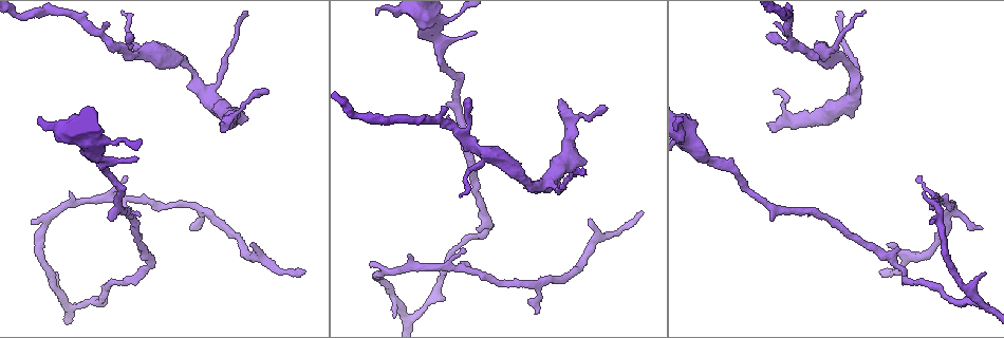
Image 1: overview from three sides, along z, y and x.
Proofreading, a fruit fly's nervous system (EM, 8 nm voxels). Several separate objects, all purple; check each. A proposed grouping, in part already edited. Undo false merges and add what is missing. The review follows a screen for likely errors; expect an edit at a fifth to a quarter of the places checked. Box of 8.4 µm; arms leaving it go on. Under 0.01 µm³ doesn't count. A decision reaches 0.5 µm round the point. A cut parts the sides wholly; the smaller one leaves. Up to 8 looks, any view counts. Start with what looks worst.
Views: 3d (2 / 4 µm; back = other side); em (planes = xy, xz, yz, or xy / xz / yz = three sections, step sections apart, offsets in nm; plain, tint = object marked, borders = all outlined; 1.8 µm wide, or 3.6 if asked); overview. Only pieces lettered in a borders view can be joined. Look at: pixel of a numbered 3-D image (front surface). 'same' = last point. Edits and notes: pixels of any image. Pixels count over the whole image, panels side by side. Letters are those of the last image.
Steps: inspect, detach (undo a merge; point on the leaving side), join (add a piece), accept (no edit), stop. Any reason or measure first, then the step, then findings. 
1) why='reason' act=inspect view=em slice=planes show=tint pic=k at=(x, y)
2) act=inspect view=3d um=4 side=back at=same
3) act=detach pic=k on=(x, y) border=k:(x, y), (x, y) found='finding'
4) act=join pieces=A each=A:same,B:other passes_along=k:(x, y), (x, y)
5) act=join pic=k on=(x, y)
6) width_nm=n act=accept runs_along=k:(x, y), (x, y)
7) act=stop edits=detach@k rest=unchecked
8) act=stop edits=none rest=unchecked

why='narrows sharply' act=inspect view=3d um=2 pic=1 at=(469, 146)

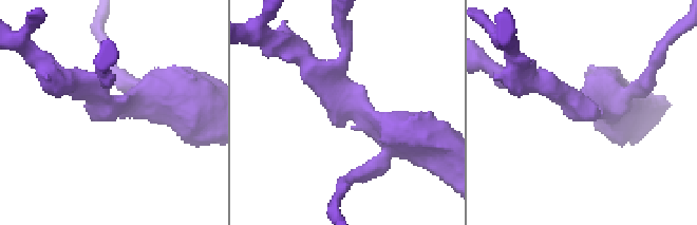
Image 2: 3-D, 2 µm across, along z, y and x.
arms=4 why='shape alone is not enough' act=inspect view=em slice=planes show=borders pic=2 at=(583, 106)

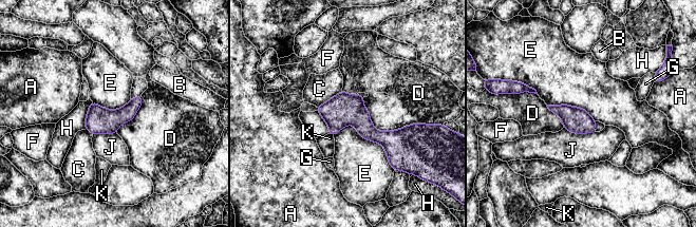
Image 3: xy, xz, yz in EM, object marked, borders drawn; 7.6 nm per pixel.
act=accept each=A:other,B:other,C:other,D:other,E:other,F:other,G:other,H:other,J:other,K:other border=3:(334, 135), (354, 126), (394, 170) found='one cell here'

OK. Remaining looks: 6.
why='an open end' act=inspect view=em slice=planes show=borders pic=1 at=(585, 162)

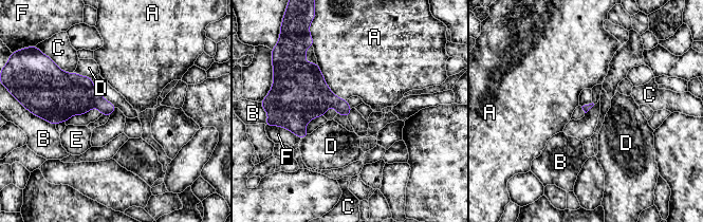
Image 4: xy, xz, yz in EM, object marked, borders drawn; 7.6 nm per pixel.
act=accept each=A:other,B:other,C:other,D:other,E:other,F:other border=4:(317, 65), (328, 87), (347, 100) found='no lettered piece goes on from it'

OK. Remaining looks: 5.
why='branch stops here' act=inspect view=em slice=xz step=16 show=tint pic=1 at=(916, 178)

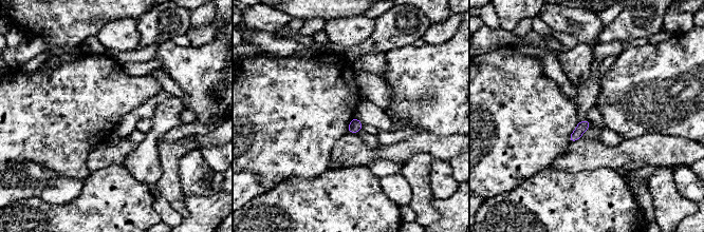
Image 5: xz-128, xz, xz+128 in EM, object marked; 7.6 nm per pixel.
why='another direction' act=inspect view=em slice=planes show=borders at=same

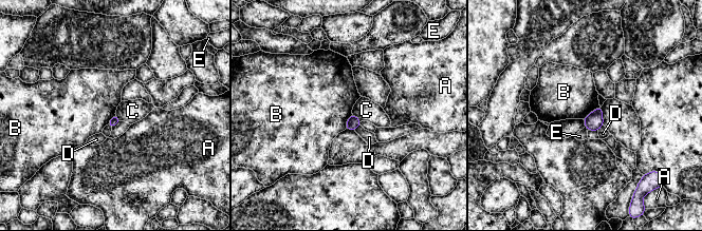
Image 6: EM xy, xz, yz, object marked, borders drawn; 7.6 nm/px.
act=accept each=A:other,B:other,C:other,D:other,E:other border=6:(599, 106), (583, 119) found='none of them fits'

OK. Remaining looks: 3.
why='branch stops here' act=inspect view=3d um=2 side=back pic=1 at=(252, 245)

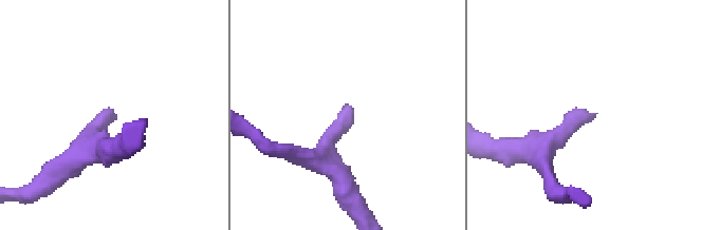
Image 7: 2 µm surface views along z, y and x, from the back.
why='shape alone is not enough' act=inspect view=em slice=planes show=borders pic=7 at=(347, 108)

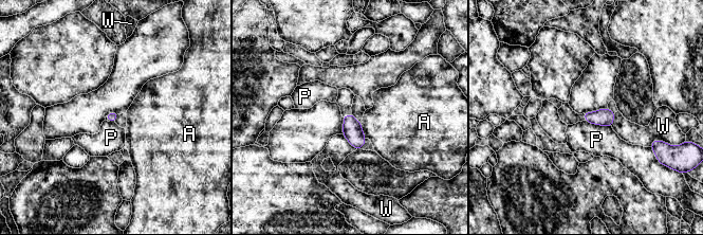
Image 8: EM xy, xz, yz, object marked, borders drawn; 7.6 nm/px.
act=accept each=A:other,P:other,W:other found='none of them fits'

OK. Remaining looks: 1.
act=stop edits=none rest=unchecked

